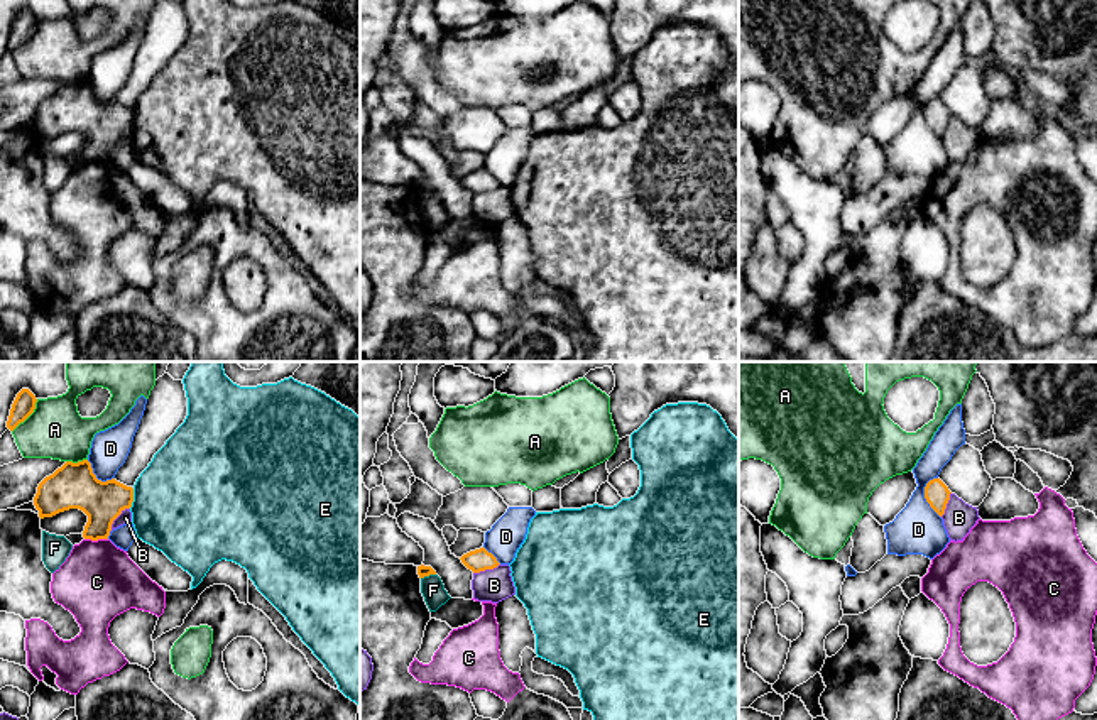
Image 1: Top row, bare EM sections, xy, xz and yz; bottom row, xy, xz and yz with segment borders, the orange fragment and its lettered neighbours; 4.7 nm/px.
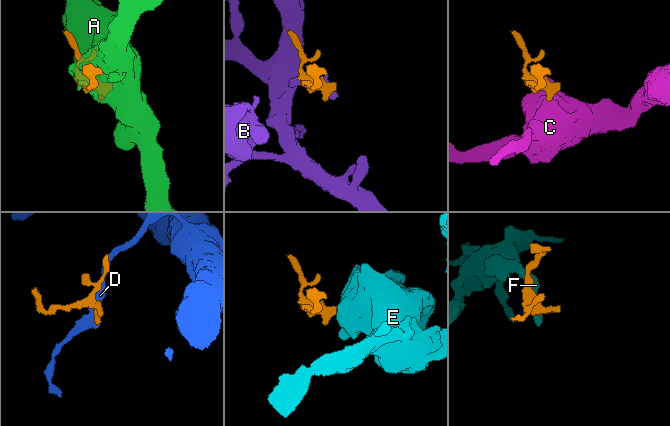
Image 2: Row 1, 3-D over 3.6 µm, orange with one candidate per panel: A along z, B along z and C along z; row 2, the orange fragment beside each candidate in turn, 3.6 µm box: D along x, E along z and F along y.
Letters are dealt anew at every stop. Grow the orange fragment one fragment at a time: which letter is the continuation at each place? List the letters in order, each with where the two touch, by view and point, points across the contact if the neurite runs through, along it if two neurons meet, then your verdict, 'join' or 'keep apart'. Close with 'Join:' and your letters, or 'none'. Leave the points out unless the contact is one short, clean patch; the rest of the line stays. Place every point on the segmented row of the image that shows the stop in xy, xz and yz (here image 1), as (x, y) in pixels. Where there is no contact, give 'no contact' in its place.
A: contact xy (27, 416); keep apart
B: contact xy (115, 518); keep apart
C: contact xy (97, 540); border xy (85, 538), (107, 540); keep apart
D: contact yz (925, 497); border yz (933, 477), (925, 487), (925, 501), (940, 518); keep apart
E: contact xy (132, 499); border xy (134, 489), (134, 499), (129, 507); keep apart
F: contact xz (428, 575); border xz (435, 573), (421, 578); keep apart
Join: none

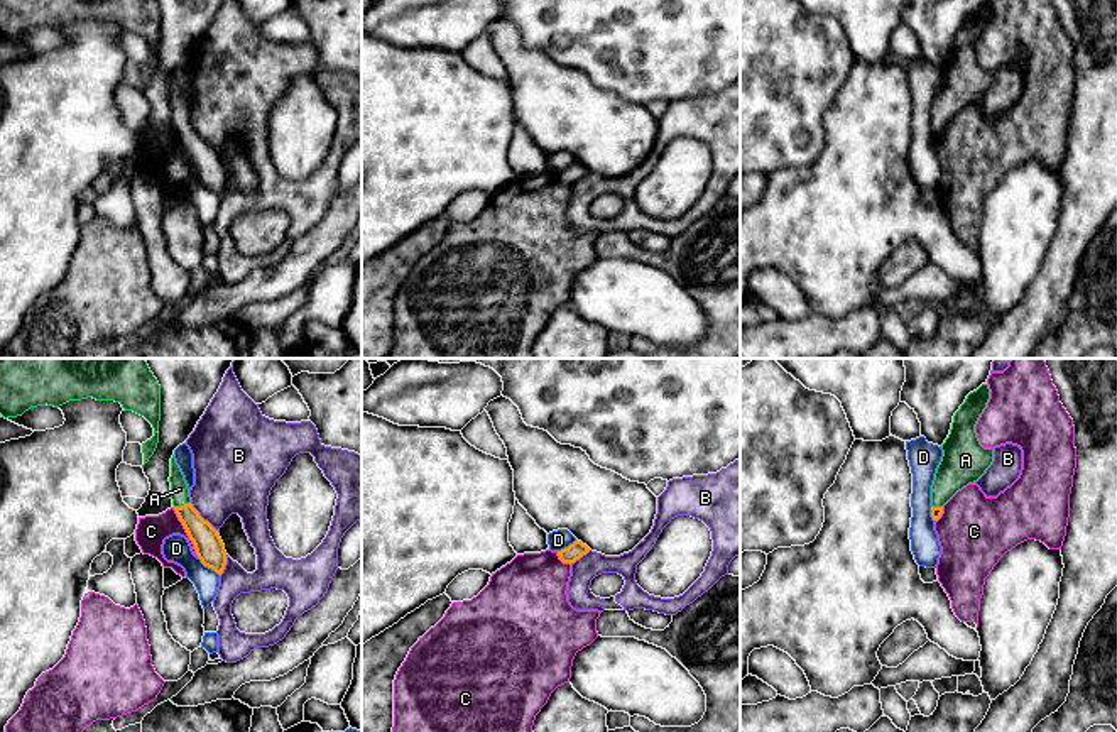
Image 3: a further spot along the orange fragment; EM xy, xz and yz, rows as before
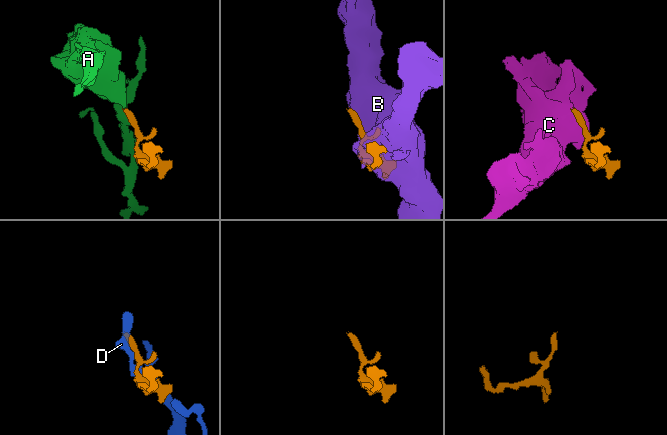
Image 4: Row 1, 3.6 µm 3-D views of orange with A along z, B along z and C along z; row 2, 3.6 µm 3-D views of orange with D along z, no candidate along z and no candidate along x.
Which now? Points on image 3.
A: contact xy (181, 506); way xy (208, 545), (181, 506), (179, 489); join
B: contact xy (201, 518); keep apart
C: contact xy (186, 531); border xy (173, 508), (198, 557); keep apart
D: contact xy (208, 567); border xy (198, 557), (218, 575); keep apart
Join: A

